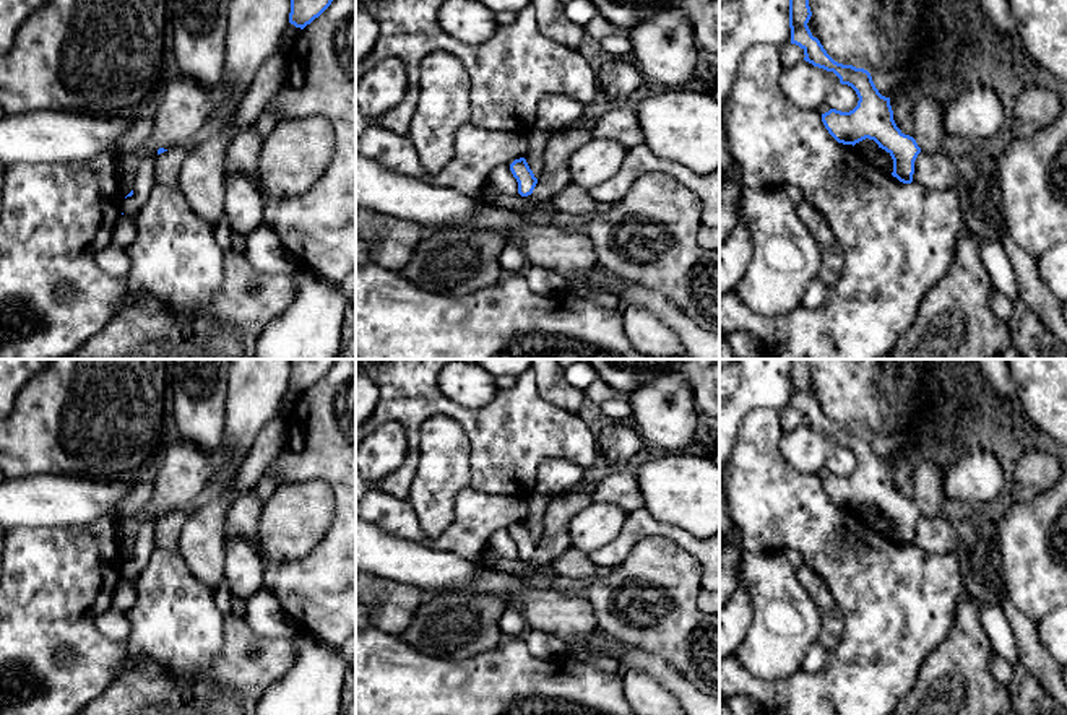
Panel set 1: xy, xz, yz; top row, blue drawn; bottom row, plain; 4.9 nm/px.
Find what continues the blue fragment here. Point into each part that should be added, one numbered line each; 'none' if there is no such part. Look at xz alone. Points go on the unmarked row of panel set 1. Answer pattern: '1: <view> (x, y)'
none

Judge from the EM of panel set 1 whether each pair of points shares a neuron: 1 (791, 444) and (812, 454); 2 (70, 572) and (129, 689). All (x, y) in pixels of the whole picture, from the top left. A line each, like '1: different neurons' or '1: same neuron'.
1: same neuron
2: different neurons

